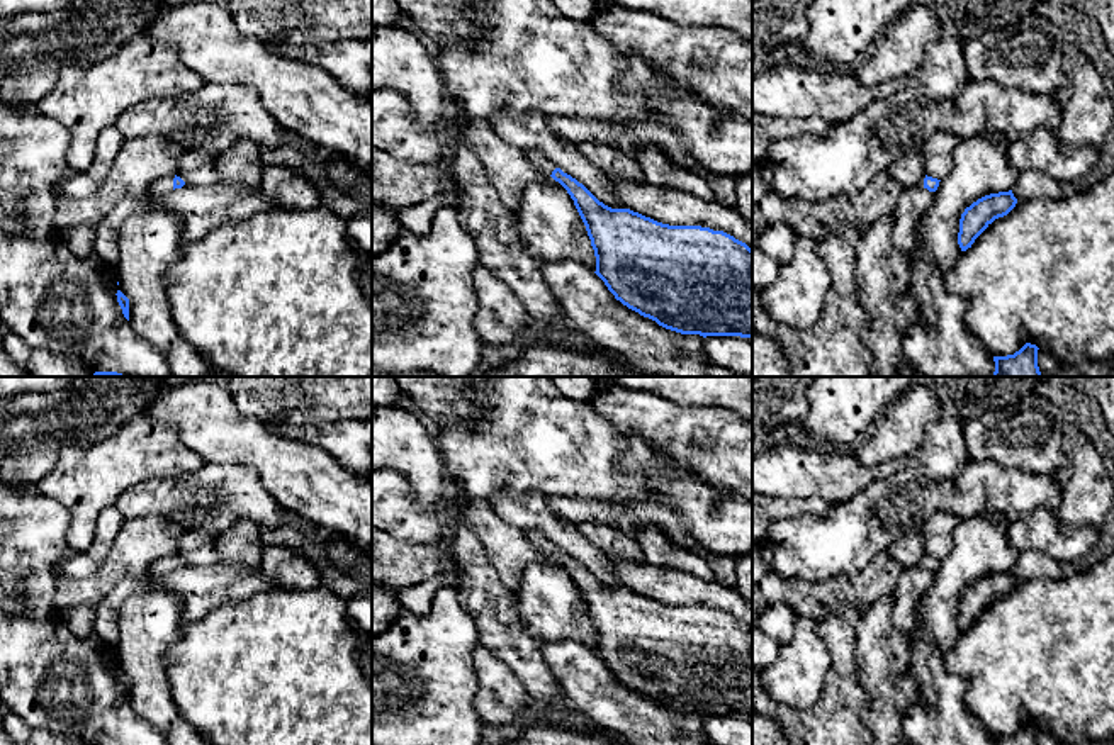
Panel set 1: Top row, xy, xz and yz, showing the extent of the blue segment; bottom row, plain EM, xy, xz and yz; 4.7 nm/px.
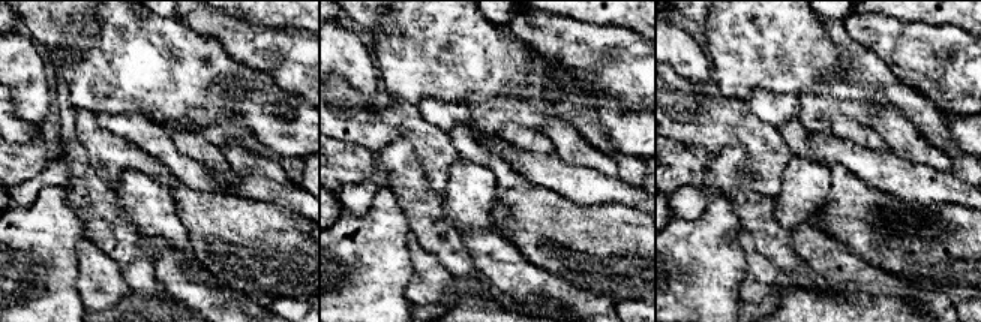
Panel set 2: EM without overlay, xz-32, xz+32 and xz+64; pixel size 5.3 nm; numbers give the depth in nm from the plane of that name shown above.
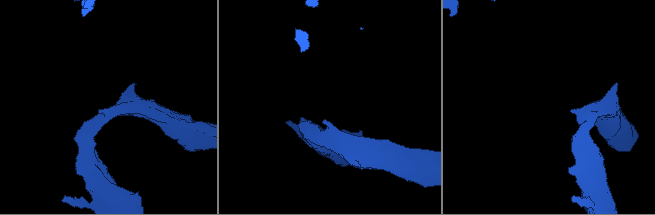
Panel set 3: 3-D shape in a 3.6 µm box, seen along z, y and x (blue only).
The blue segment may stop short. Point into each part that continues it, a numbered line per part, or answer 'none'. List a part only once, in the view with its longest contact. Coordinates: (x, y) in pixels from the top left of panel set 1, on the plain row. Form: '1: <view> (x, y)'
1: xy (165, 564)

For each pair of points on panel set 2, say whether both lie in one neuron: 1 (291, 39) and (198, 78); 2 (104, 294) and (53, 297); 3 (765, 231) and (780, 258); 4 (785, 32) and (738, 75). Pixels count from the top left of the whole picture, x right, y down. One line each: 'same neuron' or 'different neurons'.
1: different neurons
2: different neurons
3: same neuron
4: same neuron

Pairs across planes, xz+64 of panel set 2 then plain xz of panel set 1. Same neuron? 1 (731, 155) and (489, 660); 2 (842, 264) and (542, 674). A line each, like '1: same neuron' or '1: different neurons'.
1: different neurons
2: different neurons

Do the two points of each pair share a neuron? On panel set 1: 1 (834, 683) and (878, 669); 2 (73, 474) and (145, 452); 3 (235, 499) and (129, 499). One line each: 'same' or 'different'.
1: different
2: same
3: same

